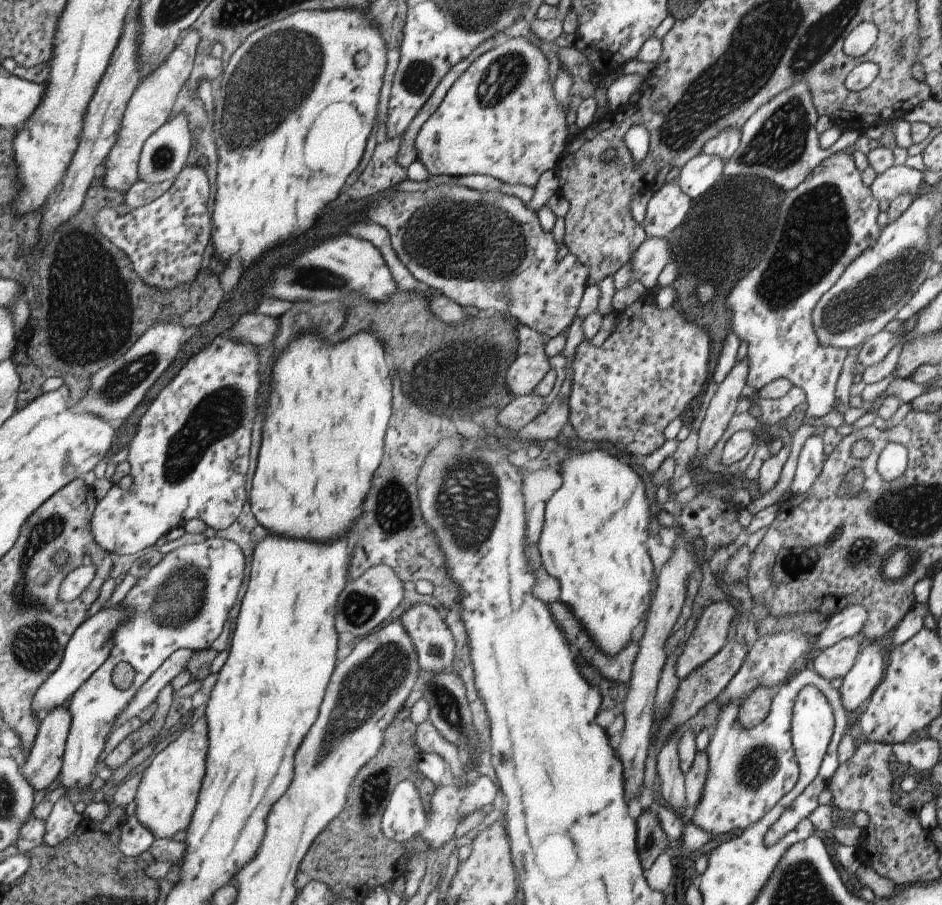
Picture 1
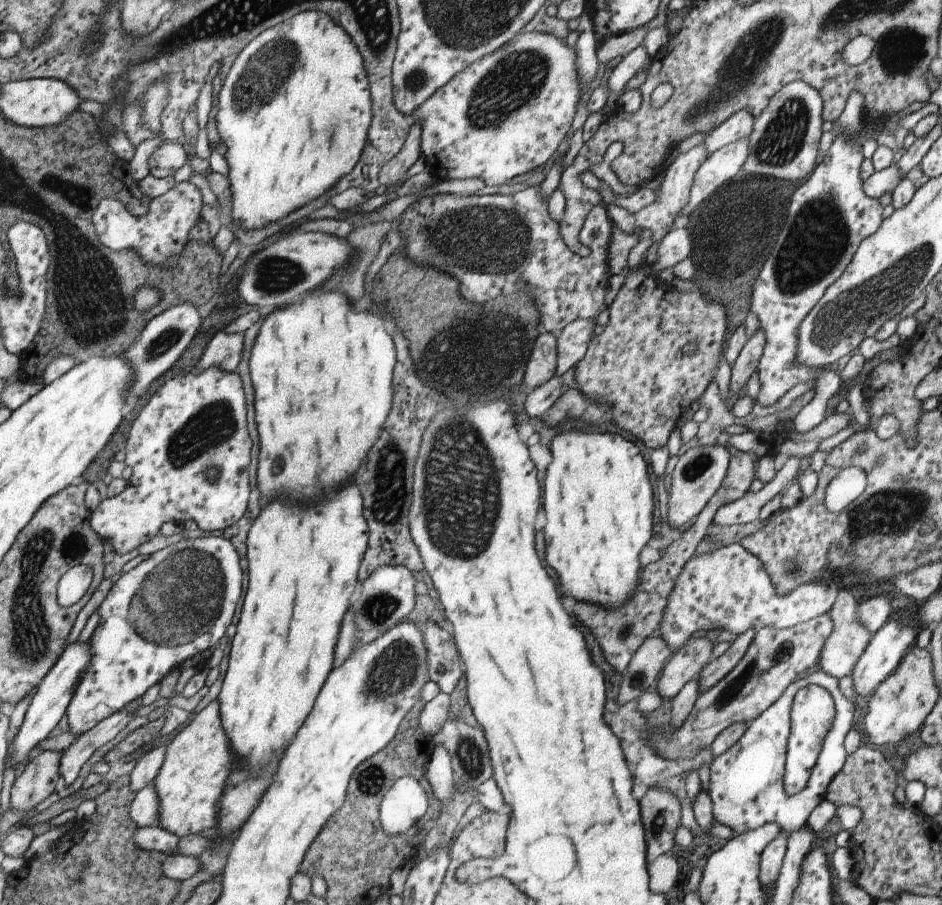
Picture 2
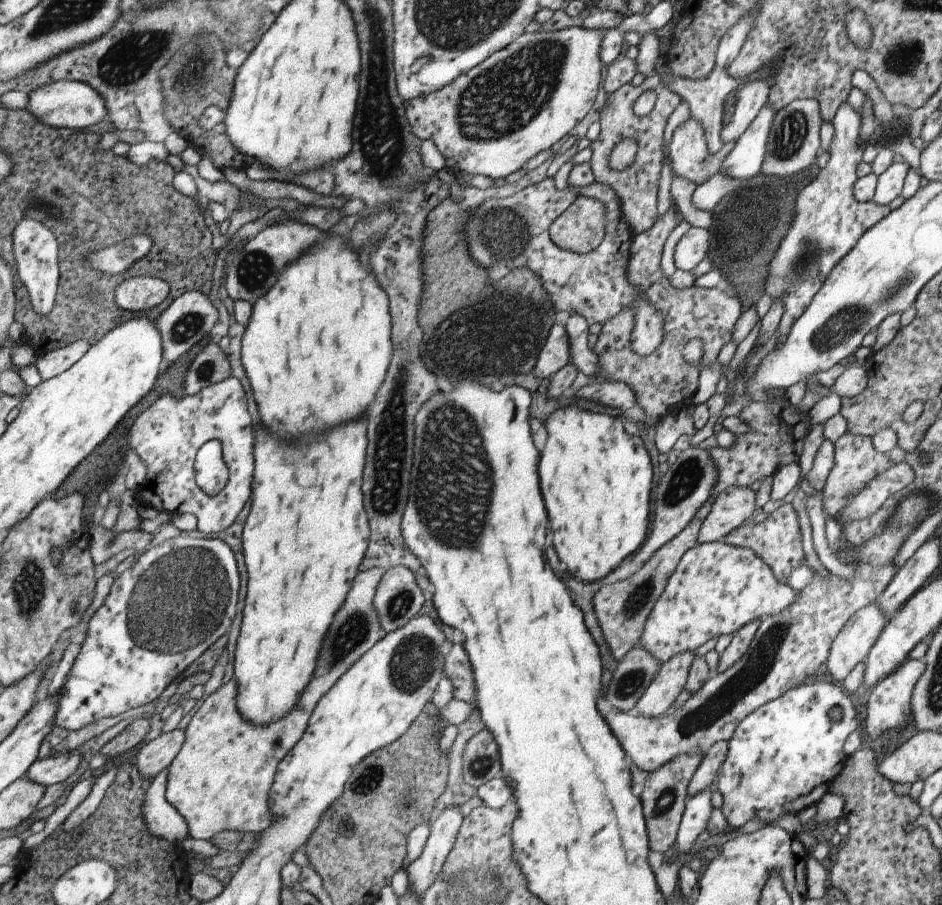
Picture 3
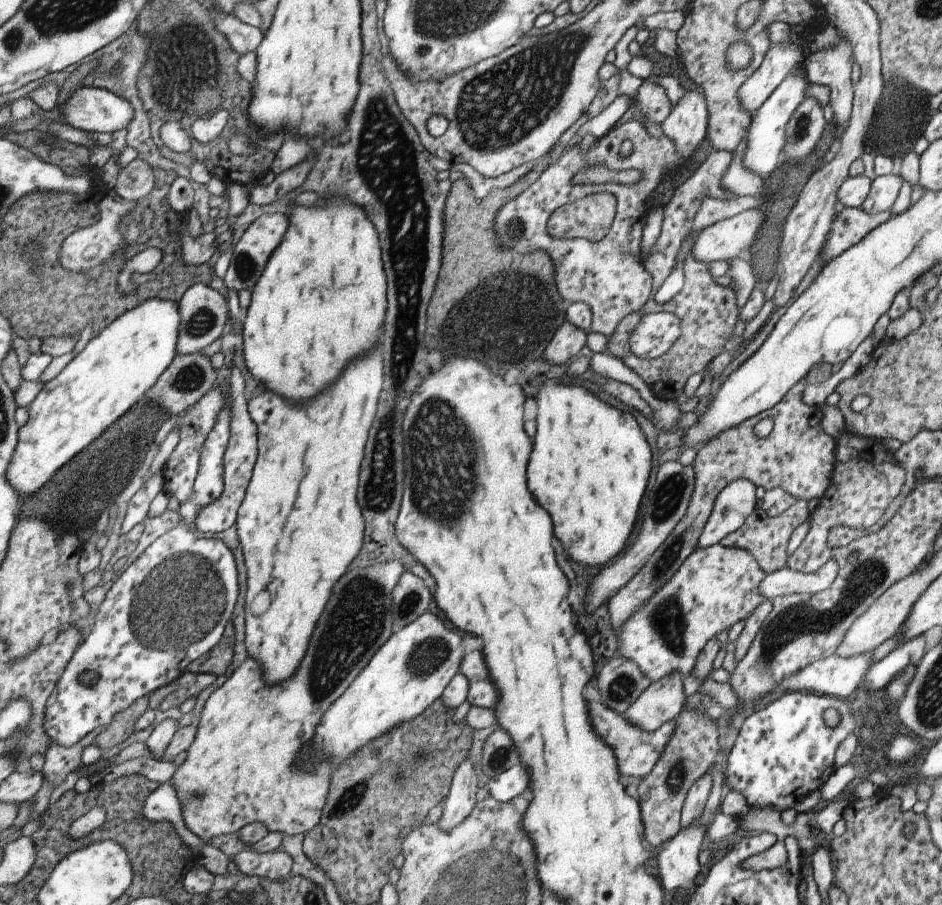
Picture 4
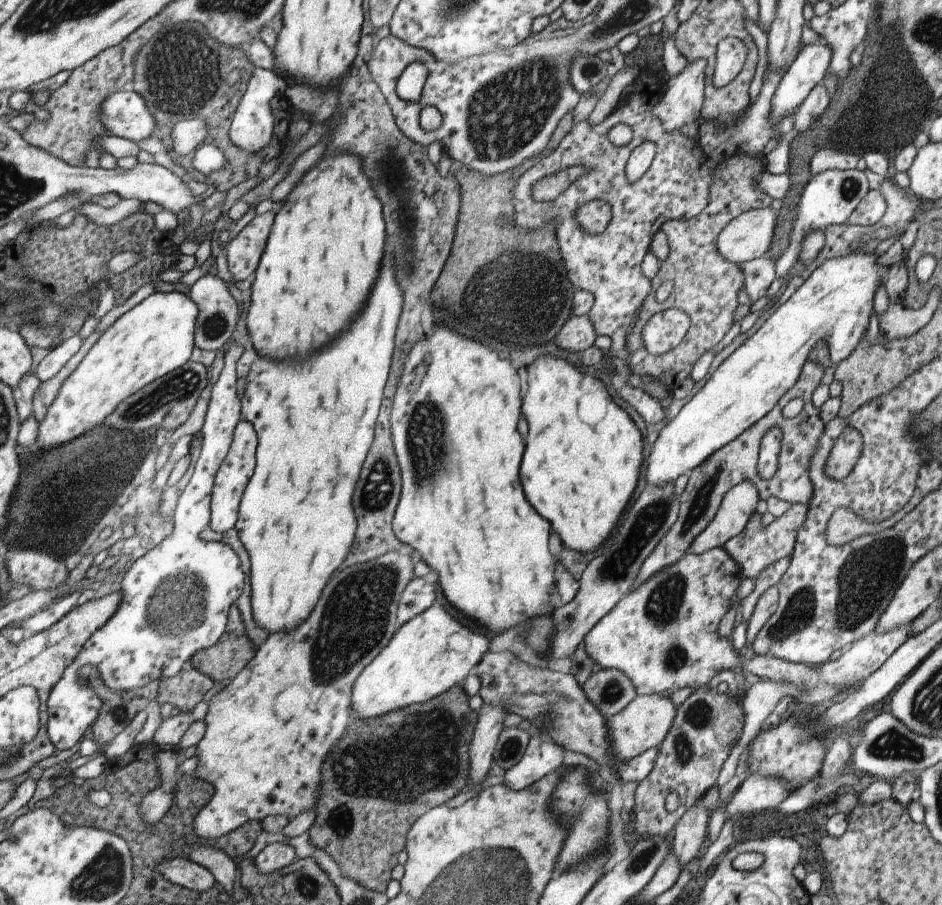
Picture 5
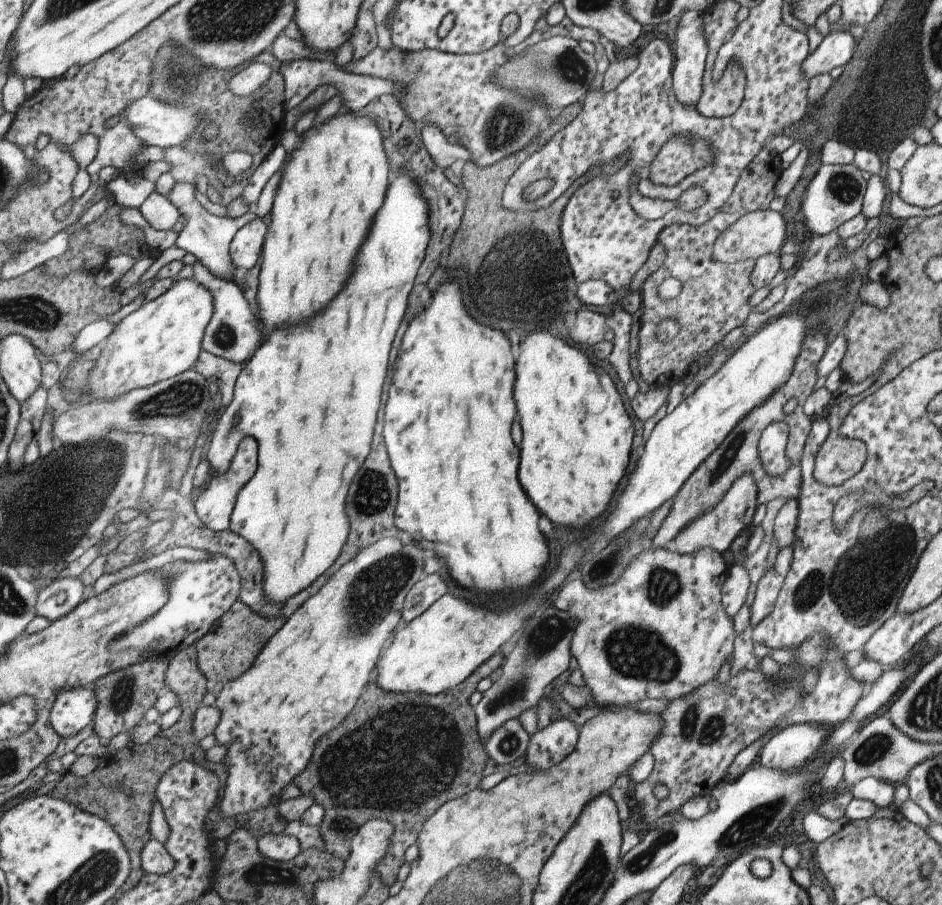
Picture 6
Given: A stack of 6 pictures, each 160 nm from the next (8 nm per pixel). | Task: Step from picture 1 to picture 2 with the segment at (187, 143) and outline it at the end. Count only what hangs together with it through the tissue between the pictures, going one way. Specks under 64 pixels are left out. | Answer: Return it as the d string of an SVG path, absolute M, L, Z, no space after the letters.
M173 139L164 140L149 158L149 173L157 178L167 176L182 177L187 170L190 158L185 148Z

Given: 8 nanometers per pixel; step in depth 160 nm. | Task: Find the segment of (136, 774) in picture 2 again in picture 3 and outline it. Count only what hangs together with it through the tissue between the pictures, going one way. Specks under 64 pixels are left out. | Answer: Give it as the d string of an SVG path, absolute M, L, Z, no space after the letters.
M185 730L169 731L149 741L136 754L135 763L143 778L160 775L177 758L186 739Z

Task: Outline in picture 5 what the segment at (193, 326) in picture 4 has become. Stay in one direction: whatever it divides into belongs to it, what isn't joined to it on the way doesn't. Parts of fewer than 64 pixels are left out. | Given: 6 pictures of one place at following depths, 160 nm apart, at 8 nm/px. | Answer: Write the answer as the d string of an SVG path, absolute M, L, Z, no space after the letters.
M206 274L190 287L188 294L200 308L196 322L196 346L203 350L215 350L216 352L224 350L239 324L239 306L231 290L219 276Z

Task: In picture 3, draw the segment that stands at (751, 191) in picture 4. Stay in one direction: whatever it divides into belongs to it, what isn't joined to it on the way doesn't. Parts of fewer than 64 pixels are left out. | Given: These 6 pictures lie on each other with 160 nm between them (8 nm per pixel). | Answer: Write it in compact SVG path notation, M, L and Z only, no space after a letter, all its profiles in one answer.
M717 171L713 176L706 178L703 183L697 185L691 195L690 201L695 208L711 210L721 200L725 194L740 186L739 181L735 181L728 176Z

